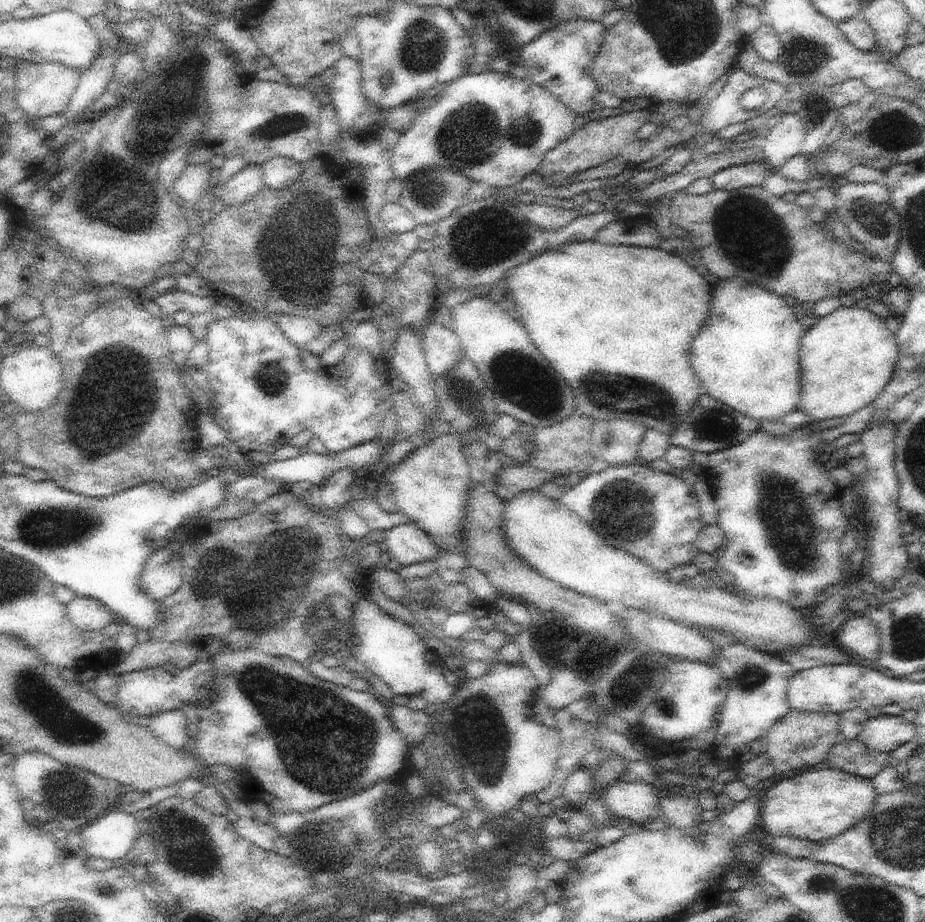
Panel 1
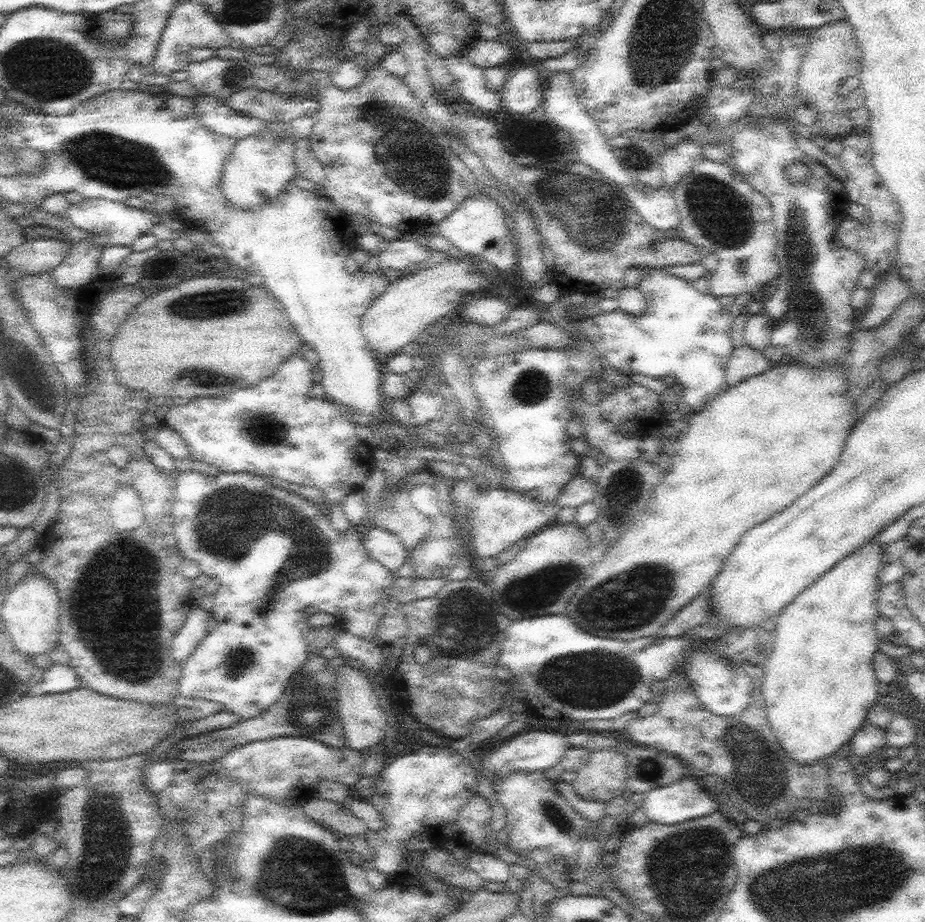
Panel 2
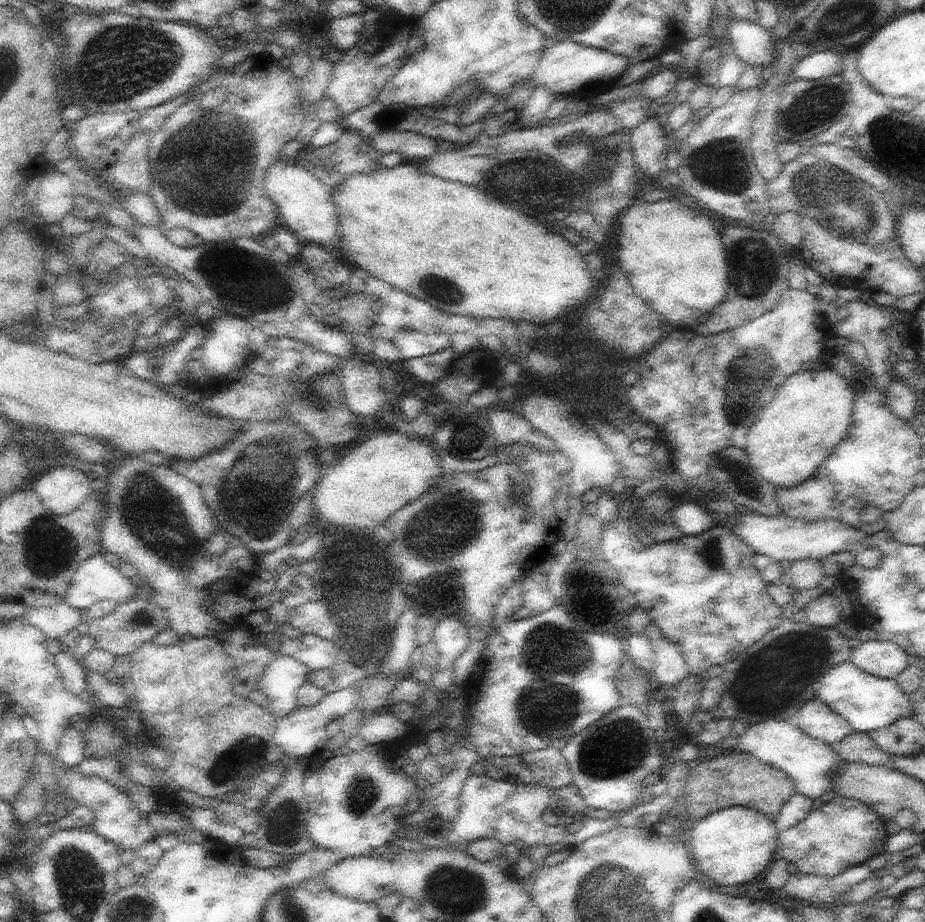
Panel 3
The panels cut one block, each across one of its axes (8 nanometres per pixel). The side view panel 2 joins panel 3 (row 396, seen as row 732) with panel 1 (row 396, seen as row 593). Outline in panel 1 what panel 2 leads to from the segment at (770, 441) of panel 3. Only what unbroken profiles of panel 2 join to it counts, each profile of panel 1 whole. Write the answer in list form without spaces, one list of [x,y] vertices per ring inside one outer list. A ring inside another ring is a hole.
[[[839,306],[803,336],[799,360],[803,368],[803,398],[799,410],[815,418],[843,418],[873,404],[891,380],[897,360],[899,344],[895,334],[887,330],[887,322],[869,310],[857,306]]]

